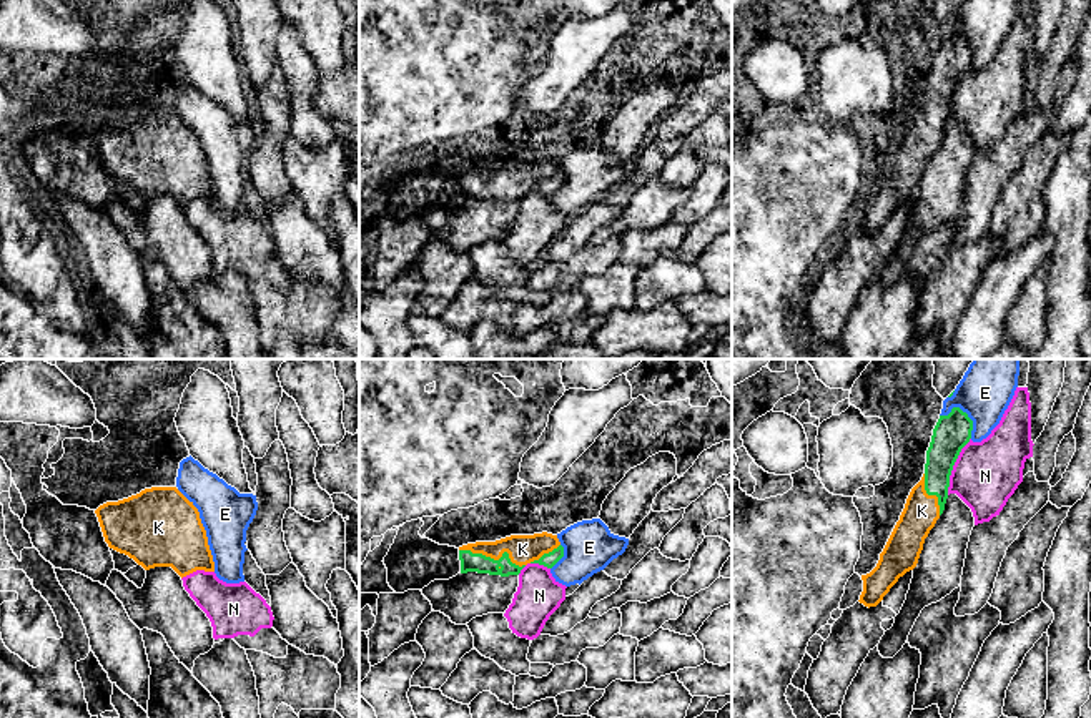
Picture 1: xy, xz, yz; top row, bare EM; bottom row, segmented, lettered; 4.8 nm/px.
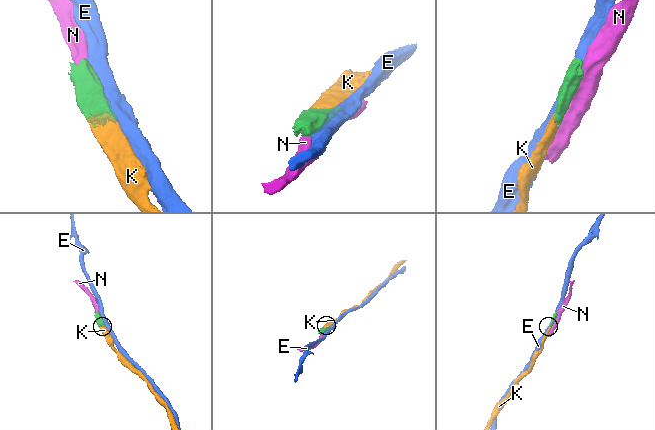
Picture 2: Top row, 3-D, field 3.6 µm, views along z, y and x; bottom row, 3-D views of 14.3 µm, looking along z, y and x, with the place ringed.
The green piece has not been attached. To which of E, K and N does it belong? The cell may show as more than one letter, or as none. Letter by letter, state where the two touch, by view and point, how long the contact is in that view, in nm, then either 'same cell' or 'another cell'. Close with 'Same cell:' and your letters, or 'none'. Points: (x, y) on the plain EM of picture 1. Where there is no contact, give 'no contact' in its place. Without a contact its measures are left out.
E: meets green in yz at (965, 40); contact 200 nm long; another cell
K: meets green in xz at (493, 186); contact 340 nm long; same cell
N: meets green in yz at (953, 92); contact 300 nm long; another cell
Same cell: K

